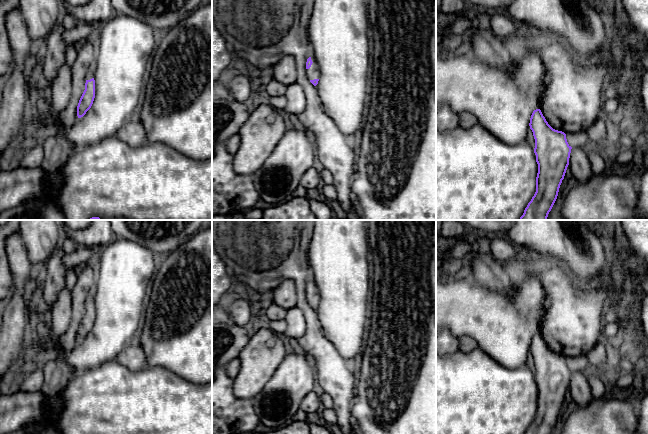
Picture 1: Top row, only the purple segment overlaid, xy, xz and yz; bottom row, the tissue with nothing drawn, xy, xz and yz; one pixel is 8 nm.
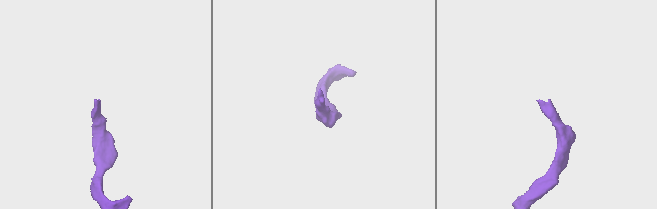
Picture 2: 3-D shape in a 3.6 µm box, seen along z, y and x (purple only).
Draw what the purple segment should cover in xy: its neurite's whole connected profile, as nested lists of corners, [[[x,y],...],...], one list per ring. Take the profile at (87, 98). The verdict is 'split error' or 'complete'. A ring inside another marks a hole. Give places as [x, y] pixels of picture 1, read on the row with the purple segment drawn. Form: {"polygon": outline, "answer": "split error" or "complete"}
{"polygon": [[[94,61],[91,63],[90,68],[86,75],[85,90],[77,106],[78,118],[81,118],[86,114],[86,112],[91,108],[95,98],[95,80],[94,80],[95,66],[96,63]]], "answer": "split error"}

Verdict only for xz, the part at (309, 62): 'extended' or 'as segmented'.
extended

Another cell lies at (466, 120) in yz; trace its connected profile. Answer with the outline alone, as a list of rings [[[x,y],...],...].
[[[461,112],[459,115],[459,126],[462,128],[470,128],[474,126],[477,122],[477,119],[474,115],[468,112]]]

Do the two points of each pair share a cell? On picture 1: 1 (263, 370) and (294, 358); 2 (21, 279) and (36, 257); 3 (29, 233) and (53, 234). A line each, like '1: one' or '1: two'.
1: two
2: two
3: one

